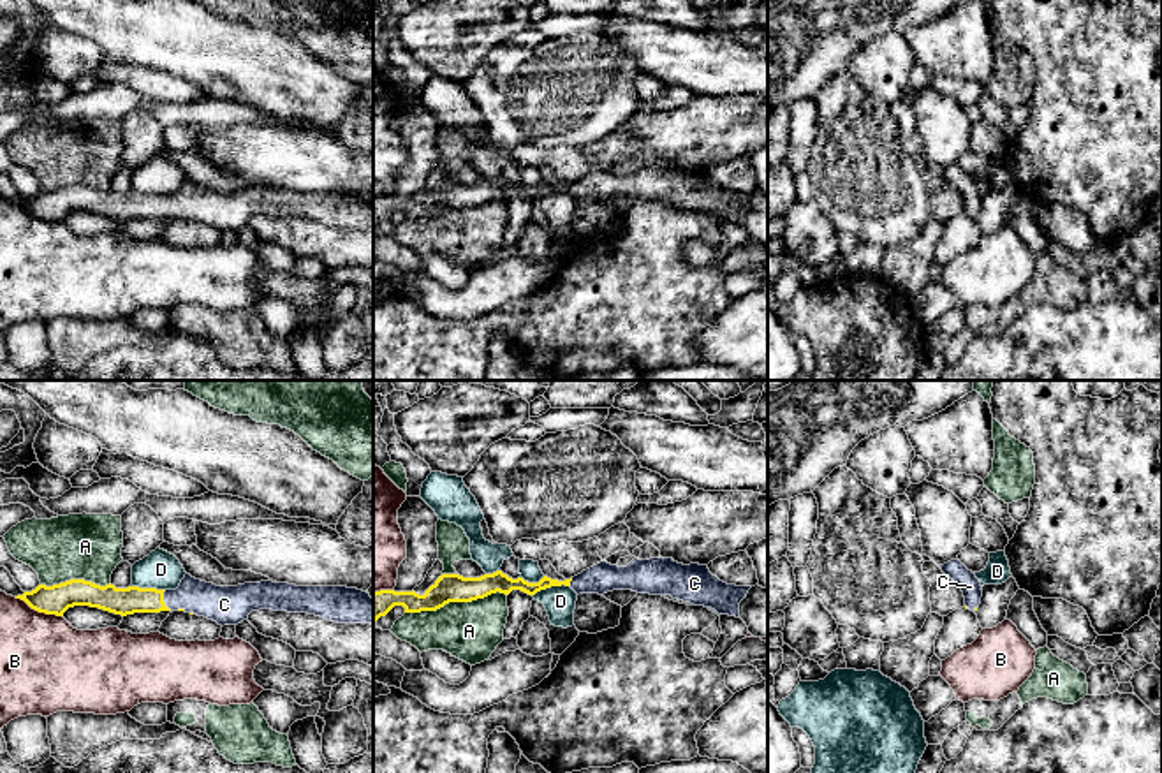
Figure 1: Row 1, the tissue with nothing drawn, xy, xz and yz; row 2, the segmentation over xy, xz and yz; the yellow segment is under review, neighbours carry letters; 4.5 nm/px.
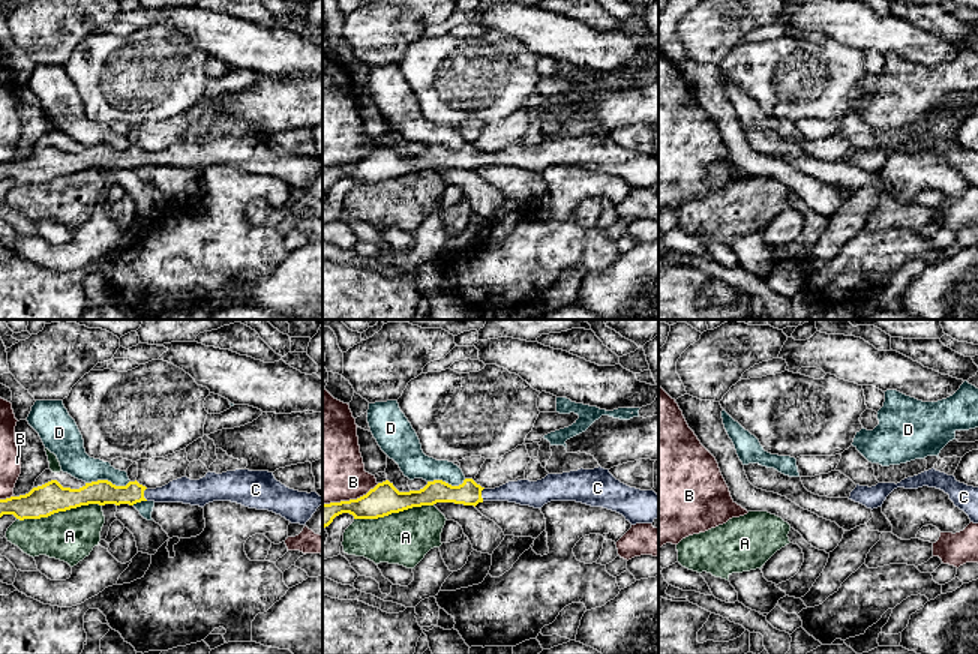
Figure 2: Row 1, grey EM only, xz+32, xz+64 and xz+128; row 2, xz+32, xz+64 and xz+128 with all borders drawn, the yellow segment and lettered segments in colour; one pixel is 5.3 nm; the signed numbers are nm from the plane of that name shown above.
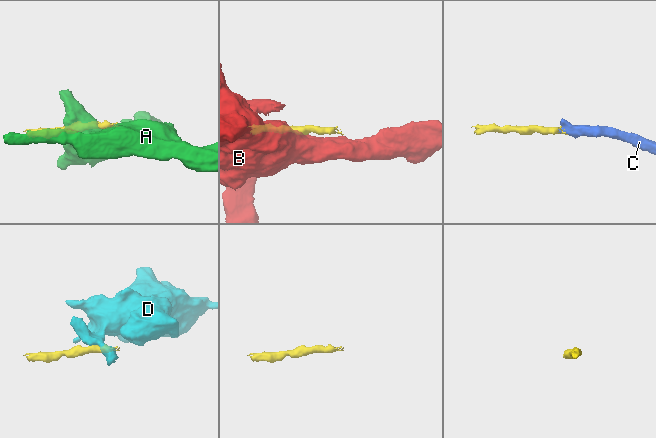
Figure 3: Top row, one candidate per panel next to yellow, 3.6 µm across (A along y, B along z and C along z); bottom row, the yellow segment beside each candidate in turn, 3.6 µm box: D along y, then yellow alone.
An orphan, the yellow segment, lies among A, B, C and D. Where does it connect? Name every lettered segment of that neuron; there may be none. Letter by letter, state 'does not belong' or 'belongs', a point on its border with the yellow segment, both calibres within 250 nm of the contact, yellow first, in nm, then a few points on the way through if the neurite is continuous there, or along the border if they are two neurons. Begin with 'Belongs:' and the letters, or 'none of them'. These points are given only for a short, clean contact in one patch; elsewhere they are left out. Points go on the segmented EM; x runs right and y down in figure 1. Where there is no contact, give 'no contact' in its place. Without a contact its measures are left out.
Belongs: C
A: does not belong; contact xz (455, 601); calibres 130 and 280 nm; border xz (506, 594), (405, 613)
B: does not belong; contact xy (39, 611); calibres 140 and 420 nm
C: belongs; contact xy (162, 601); calibres 130 and 160 nm; way xy (120, 601), (162, 601), (205, 599)
D: does not belong; contact xz (550, 587); calibres 90 and 140 nm; border xz (569, 585), (551, 585), (532, 596)

